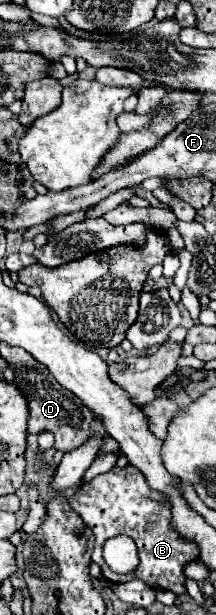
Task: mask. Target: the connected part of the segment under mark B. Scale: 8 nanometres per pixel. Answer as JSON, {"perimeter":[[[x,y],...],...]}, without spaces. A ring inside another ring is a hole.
{"perimeter":[[[114,466],[110,472],[96,476],[94,480],[78,486],[78,490],[70,496],[70,506],[80,514],[80,518],[86,522],[86,526],[96,536],[96,546],[92,552],[92,560],[102,568],[102,574],[116,584],[124,584],[126,576],[116,574],[108,568],[108,564],[102,558],[103,546],[108,538],[114,538],[118,534],[126,534],[136,542],[140,564],[130,574],[132,578],[138,578],[154,590],[172,590],[176,594],[186,594],[184,588],[184,564],[194,562],[198,558],[198,544],[190,544],[190,540],[182,540],[174,528],[170,528],[170,502],[160,492],[154,492],[148,484],[142,472],[134,466],[118,468]]]}

